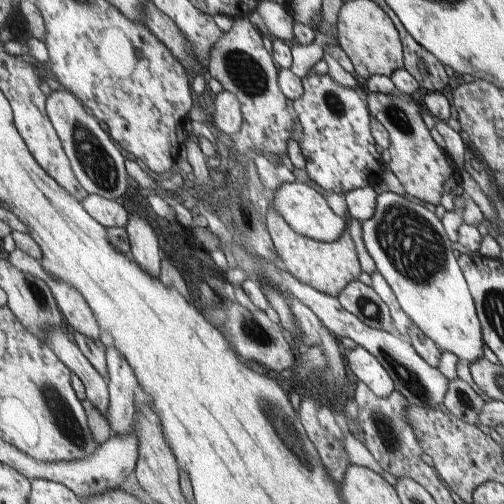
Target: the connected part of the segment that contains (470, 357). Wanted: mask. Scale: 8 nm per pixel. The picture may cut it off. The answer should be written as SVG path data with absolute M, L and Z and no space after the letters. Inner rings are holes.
M382 192L376 198L376 205L374 216L362 223L362 239L376 268L392 288L401 310L410 318L411 323L418 326L443 351L450 352L469 364L484 358L485 343L474 300L442 222L423 204L394 192Z

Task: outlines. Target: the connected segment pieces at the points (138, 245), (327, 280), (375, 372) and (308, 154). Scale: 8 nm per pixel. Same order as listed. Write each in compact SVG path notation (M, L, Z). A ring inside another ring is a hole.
M129 214L126 224L131 247L131 258L150 276L159 278L161 270L160 242L152 226L138 214Z
M273 207L268 210L266 222L268 233L279 255L279 264L302 283L337 298L338 294L346 288L346 284L357 280L360 276L362 272L360 262L356 256L356 248L350 238L350 232L347 230L332 243L311 240L294 232L285 218Z
M358 345L354 350L350 350L346 354L346 362L348 362L347 368L350 368L354 376L366 384L375 396L386 398L396 391L388 372L370 352L366 351L366 348Z
M308 72L302 80L304 93L291 103L299 122L299 146L306 162L306 174L315 182L327 190L329 194L337 193L345 196L349 191L374 187L382 182L384 176L384 162L376 150L376 142L370 132L370 114L365 104L361 87L344 88L338 82L334 82L328 75L318 75L316 72Z

